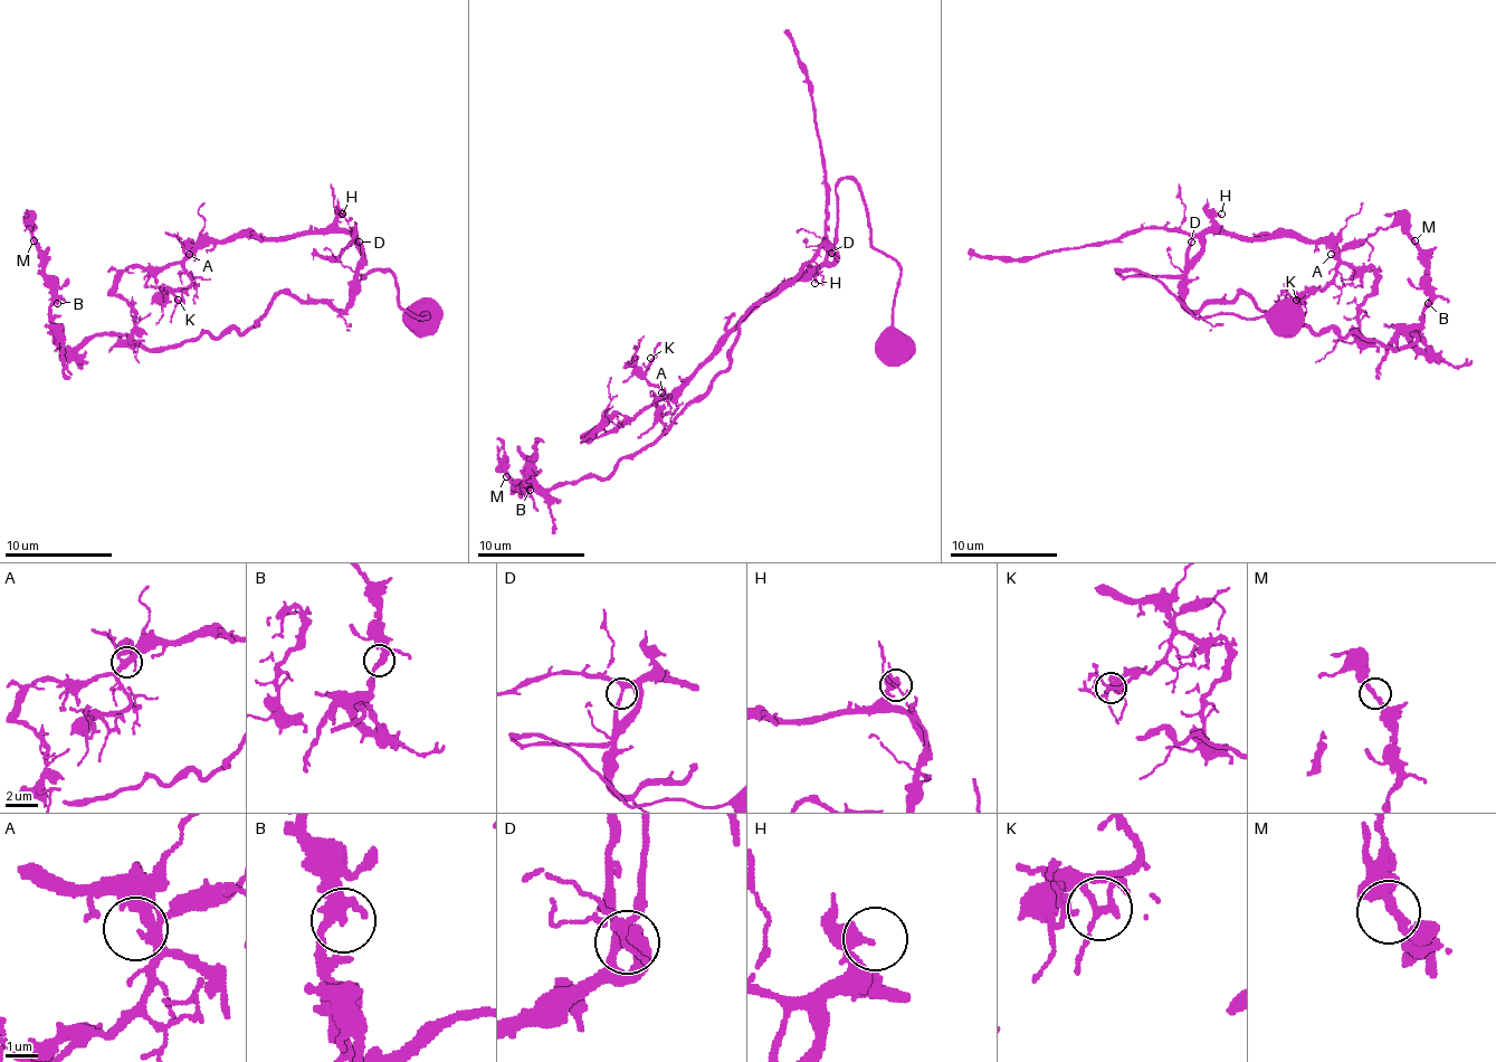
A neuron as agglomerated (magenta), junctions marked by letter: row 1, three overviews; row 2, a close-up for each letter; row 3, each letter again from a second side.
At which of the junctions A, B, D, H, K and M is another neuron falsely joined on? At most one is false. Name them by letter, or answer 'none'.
none

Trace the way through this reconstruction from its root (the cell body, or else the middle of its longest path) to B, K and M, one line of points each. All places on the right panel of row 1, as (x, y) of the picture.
B: (1285, 319), (1197, 319), (1116, 271), (1175, 276), (1191, 311), (1242, 292), (1392, 349), (1428, 349), (1428, 303)
K: (1285, 319), (1197, 319), (1159, 282), (1116, 271), (1178, 276), (1208, 233), (1323, 240), (1336, 276), (1296, 300)
M: (1285, 319), (1197, 319), (1116, 271), (1175, 276), (1191, 311), (1242, 292), (1428, 349), (1414, 240)

